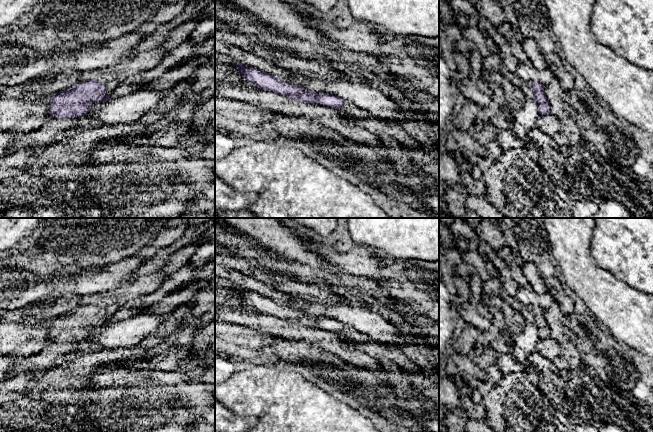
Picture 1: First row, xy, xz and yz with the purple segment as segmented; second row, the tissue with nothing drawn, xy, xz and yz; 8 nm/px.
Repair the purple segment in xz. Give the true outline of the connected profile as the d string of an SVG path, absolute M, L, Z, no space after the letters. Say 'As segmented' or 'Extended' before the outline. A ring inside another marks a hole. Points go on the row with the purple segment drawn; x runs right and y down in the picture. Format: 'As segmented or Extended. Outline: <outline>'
Extended. Outline: M234 62L233 65L237 67L244 79L257 88L266 89L294 100L302 100L307 103L319 104L334 109L341 108L346 113L355 117L358 121L368 120L372 117L366 110L358 108L340 97L327 93L311 92L298 85L280 81L270 73L245 66L238 62Z

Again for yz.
As segmented. Outline: M537 80L529 82L529 86L533 89L533 99L538 103L538 110L541 116L550 113L550 104L546 98L544 86Z

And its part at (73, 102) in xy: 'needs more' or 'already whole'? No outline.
needs more

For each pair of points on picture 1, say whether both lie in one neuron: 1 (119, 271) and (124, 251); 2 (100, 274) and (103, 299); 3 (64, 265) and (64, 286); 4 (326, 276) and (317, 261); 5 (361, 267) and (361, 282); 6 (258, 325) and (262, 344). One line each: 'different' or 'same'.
1: different
2: different
3: different
4: different
5: different
6: different

